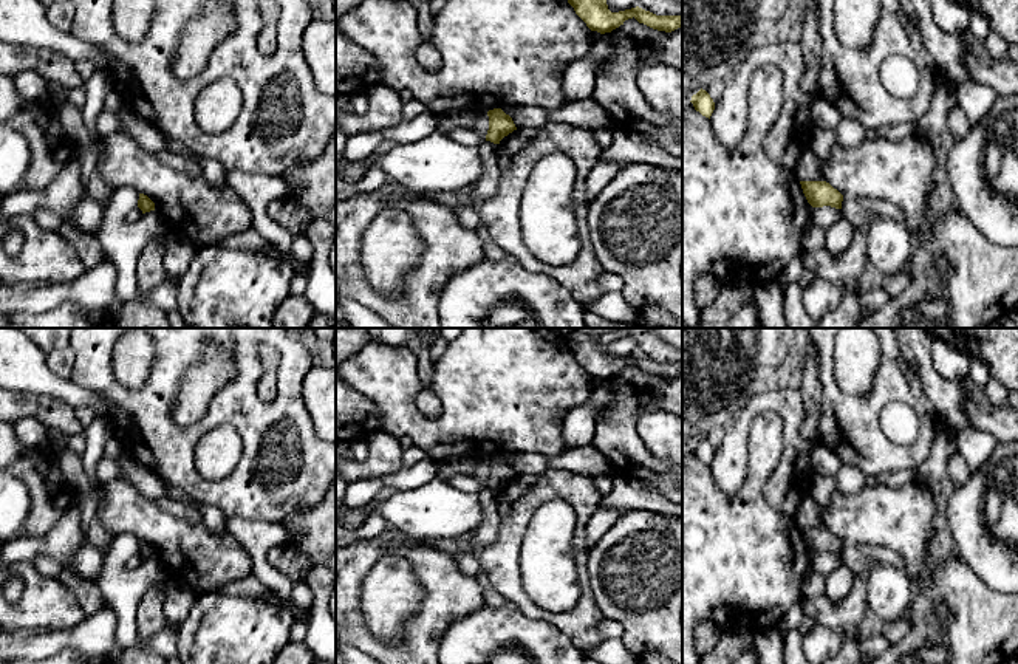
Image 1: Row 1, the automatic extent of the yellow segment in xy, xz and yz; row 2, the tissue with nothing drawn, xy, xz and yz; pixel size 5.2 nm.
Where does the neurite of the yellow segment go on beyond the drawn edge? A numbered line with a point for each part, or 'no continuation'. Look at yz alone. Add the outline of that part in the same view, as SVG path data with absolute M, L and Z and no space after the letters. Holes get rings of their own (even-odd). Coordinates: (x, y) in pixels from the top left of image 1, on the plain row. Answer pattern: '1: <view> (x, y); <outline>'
no continuation

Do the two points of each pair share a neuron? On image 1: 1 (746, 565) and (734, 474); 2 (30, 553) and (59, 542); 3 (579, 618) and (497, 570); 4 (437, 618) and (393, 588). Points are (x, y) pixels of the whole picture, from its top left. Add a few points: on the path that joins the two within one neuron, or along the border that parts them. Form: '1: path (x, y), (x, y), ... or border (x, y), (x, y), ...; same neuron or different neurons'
1: border (749, 458), (743, 485), (734, 494), (724, 494); different neurons
2: path (37, 547), (51, 545); same neuron
3: path (557, 618), (534, 612), (514, 592); same neuron
4: border (413, 570), (423, 601), (399, 636); different neurons

